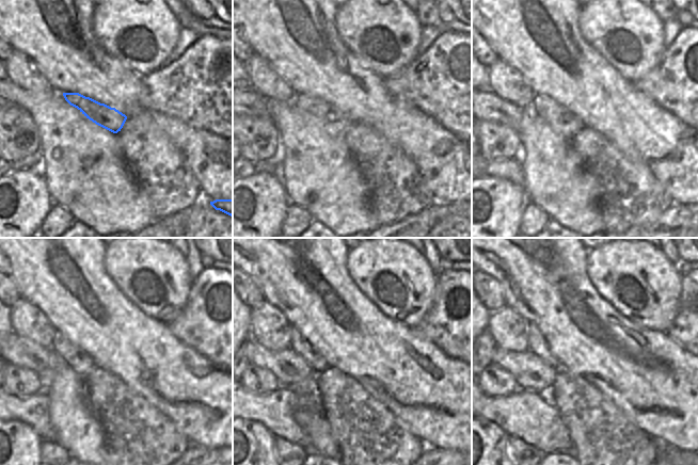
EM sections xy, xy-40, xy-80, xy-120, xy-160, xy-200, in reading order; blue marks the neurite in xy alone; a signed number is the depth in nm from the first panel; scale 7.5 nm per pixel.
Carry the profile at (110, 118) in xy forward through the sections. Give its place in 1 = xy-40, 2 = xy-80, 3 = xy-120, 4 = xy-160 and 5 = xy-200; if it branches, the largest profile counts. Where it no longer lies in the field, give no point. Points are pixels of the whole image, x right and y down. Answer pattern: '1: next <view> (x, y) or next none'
1: next xy-40 (335, 123)
2: next xy-80 (561, 121)
3: next xy-120 (80, 361)
4: next xy-160 (299, 343)
5: next xy-200 (537, 343)

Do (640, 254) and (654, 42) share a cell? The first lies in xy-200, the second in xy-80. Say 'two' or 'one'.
one

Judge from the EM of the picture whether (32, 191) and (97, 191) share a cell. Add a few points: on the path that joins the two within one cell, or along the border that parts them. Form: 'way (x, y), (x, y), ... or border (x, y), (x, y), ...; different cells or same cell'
border (38, 171), (45, 179), (47, 191), (54, 203); different cells

